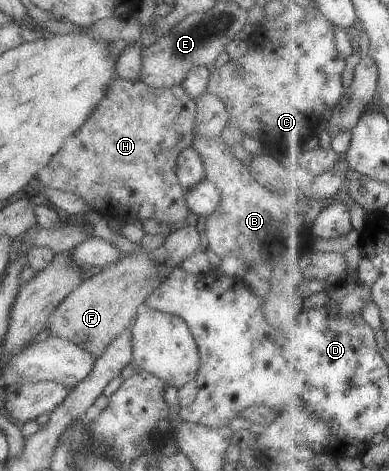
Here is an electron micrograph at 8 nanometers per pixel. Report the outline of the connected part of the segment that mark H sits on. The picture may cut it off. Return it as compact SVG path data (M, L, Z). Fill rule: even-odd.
M117 76L107 85L103 99L99 101L99 104L92 110L92 113L87 119L85 119L83 125L79 127L79 130L77 130L76 133L73 133L70 137L65 139L63 146L61 146L59 151L52 156L52 159L47 163L47 166L44 166L43 169L36 174L36 179L38 180L38 183L41 183L41 186L44 186L45 188L70 192L71 194L78 196L90 206L90 209L93 209L93 211L98 214L119 216L123 220L129 219L139 222L145 219L151 219L176 228L190 213L189 209L186 207L186 202L184 201L184 191L175 179L176 158L181 150L192 148L195 115L196 103L190 99L189 95L187 95L181 87L175 85L171 88L151 88L144 85L140 80L131 82L120 79Z

